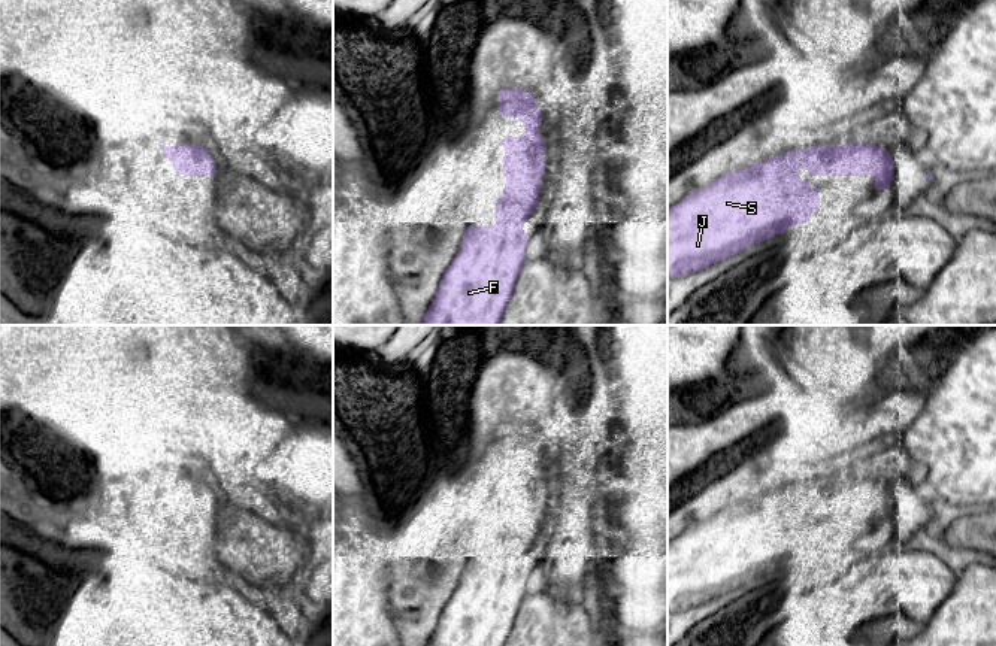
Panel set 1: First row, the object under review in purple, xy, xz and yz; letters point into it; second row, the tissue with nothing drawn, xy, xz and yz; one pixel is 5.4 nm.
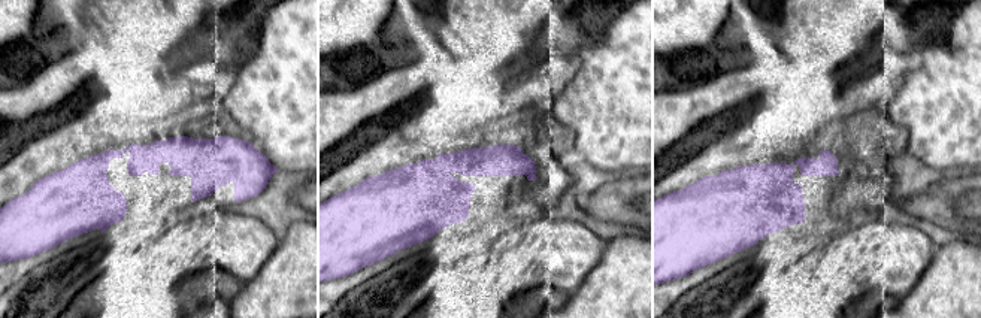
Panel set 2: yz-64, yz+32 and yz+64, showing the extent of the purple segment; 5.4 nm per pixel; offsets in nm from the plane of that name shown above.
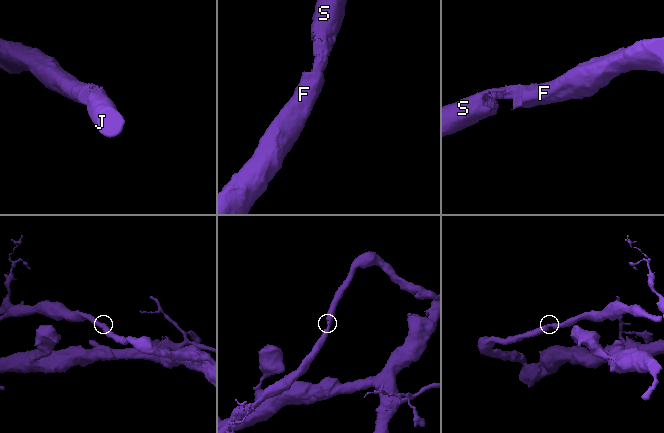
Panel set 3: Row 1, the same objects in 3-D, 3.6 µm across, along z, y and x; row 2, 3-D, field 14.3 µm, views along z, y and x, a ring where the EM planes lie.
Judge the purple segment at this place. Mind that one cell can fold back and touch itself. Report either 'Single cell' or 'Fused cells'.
Single cell

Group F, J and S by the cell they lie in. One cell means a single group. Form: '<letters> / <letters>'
F J S

